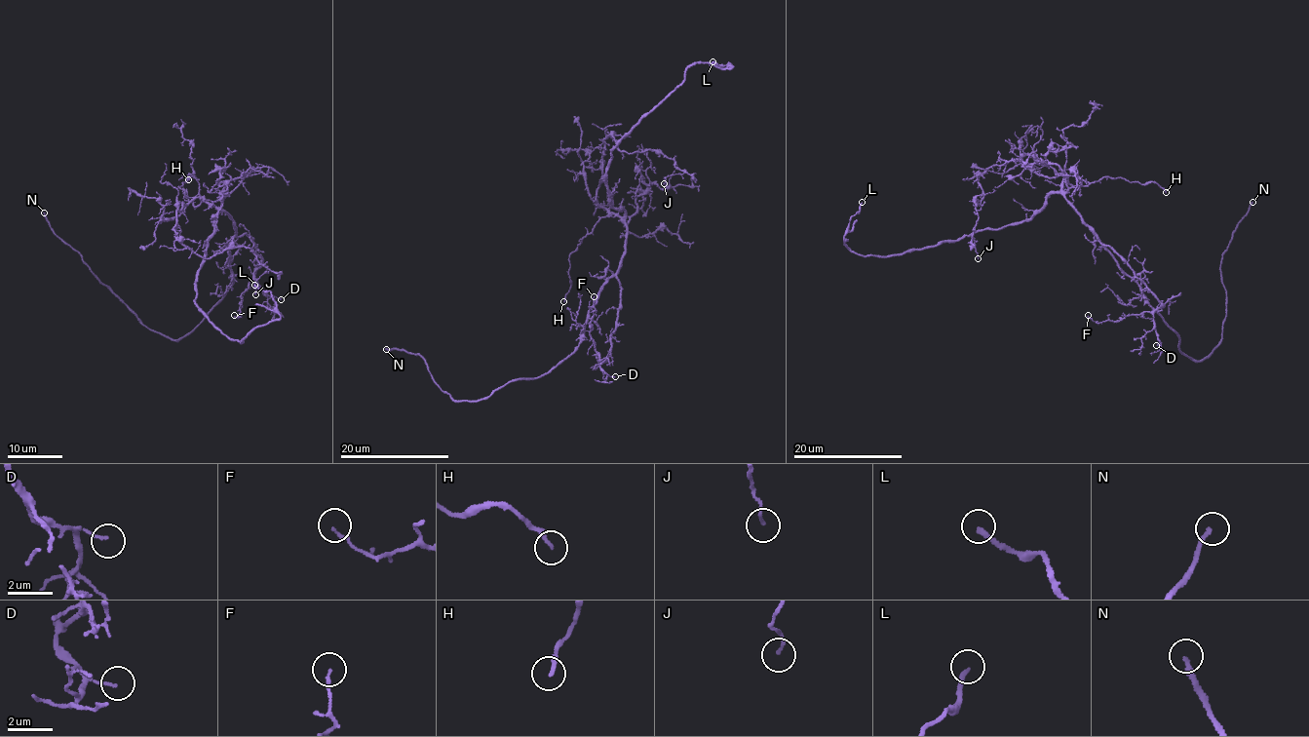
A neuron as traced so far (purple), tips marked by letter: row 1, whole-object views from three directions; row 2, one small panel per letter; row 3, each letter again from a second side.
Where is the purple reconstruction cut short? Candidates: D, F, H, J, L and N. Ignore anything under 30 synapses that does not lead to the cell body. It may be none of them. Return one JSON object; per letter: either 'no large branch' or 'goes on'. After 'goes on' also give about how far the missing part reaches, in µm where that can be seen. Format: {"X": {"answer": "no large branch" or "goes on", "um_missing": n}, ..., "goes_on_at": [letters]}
{"D": {"answer": "no large branch"}, "F": {"answer": "no large branch"}, "H": {"answer": "no large branch"}, "J": {"answer": "no large branch"}, "L": {"answer": "goes on", "um_missing": 70}, "N": {"answer": "goes on", "um_missing": 80}, "goes_on_at": ["L", "N"]}

